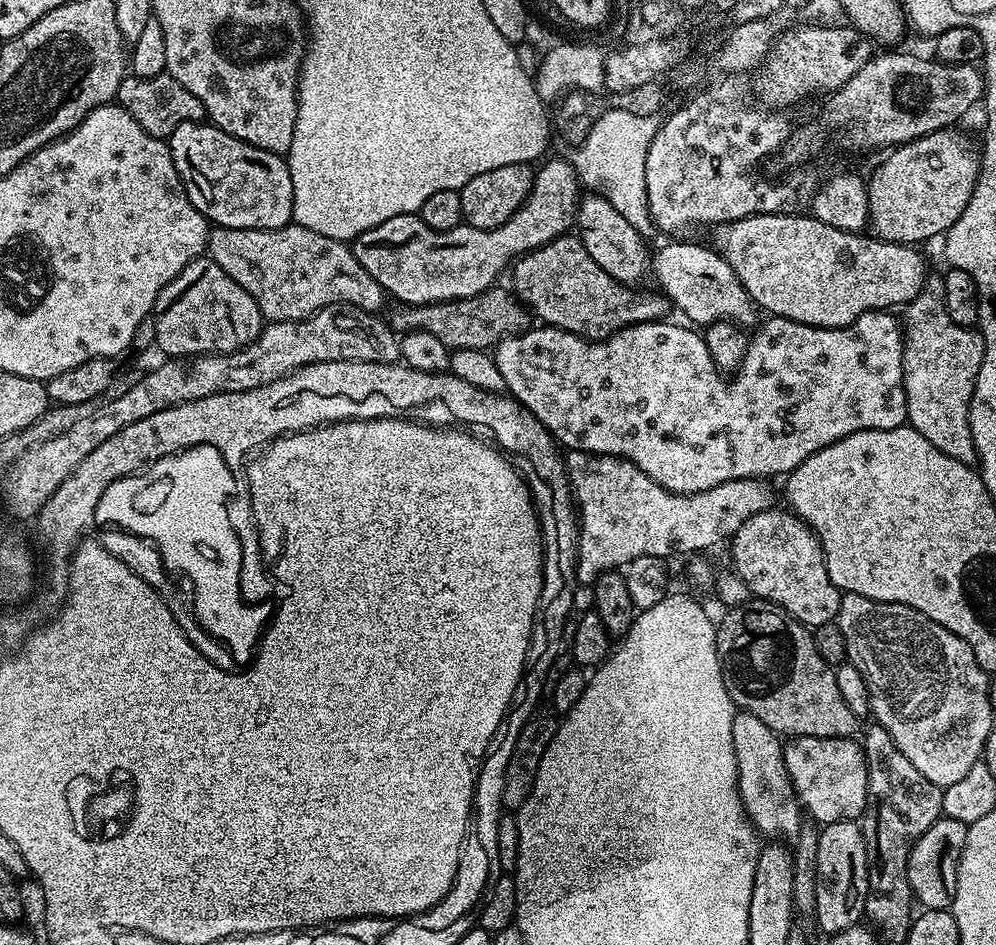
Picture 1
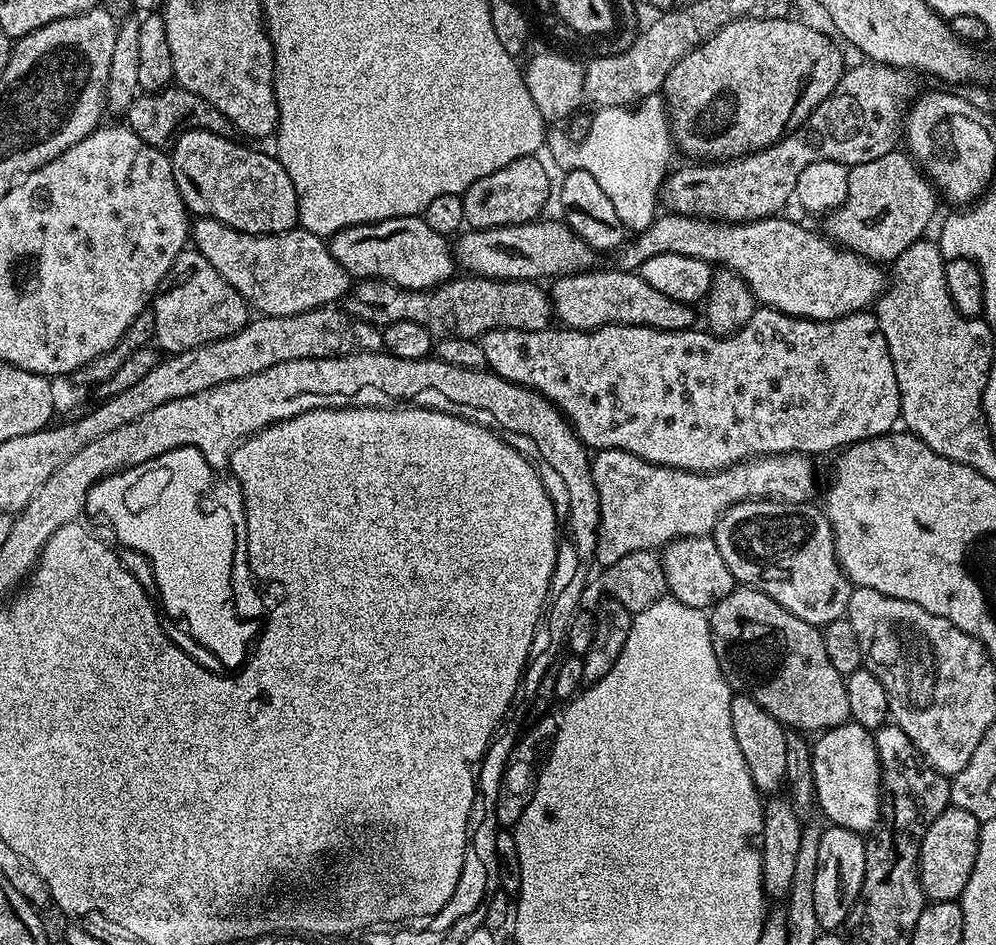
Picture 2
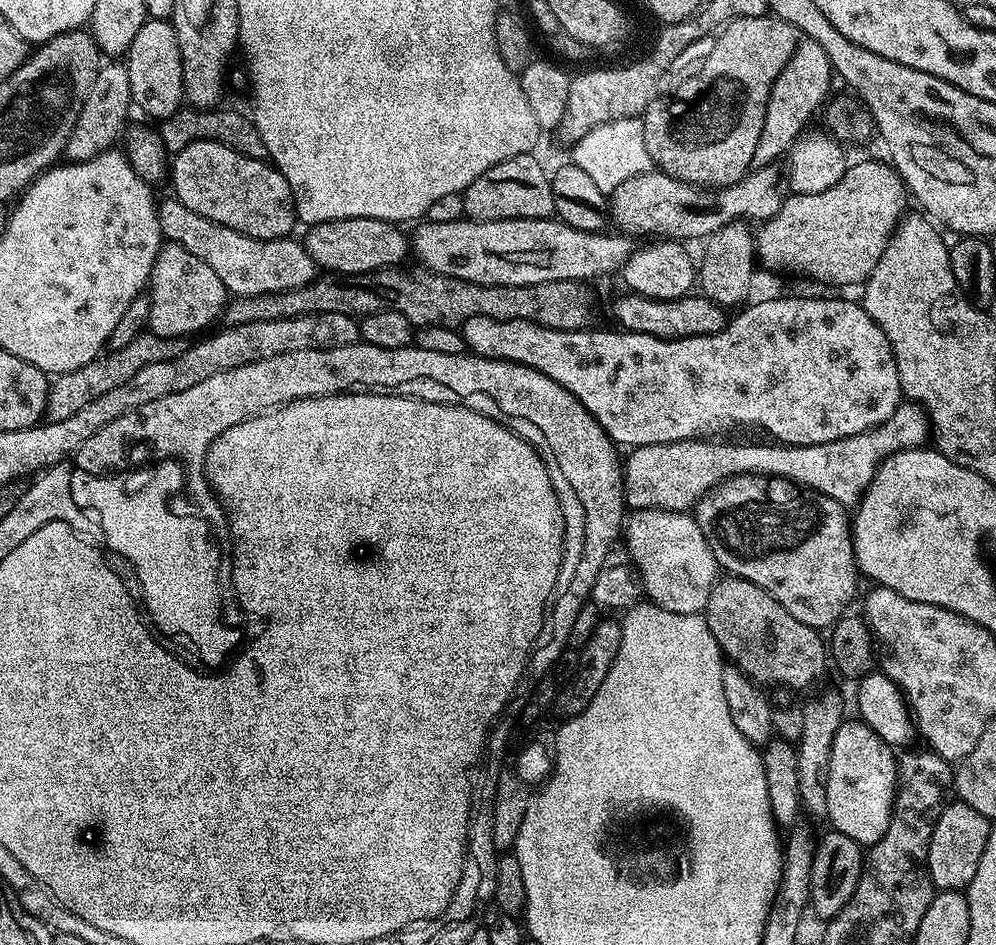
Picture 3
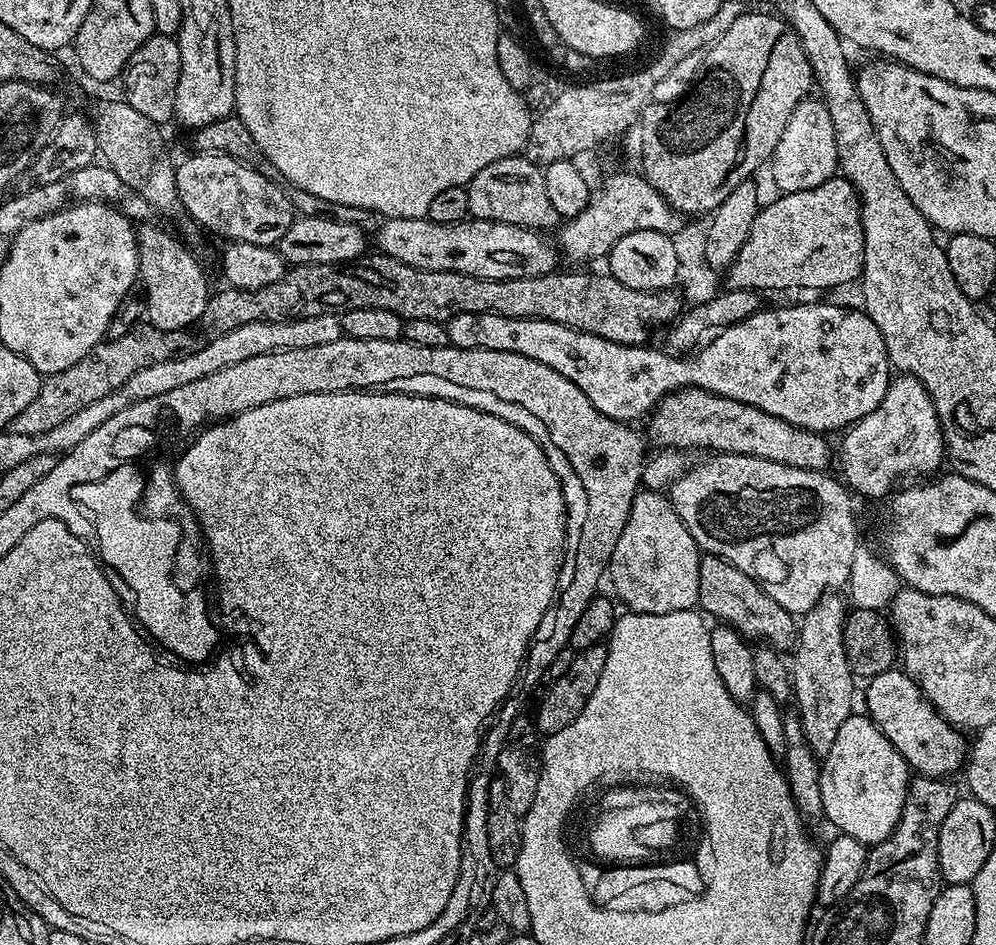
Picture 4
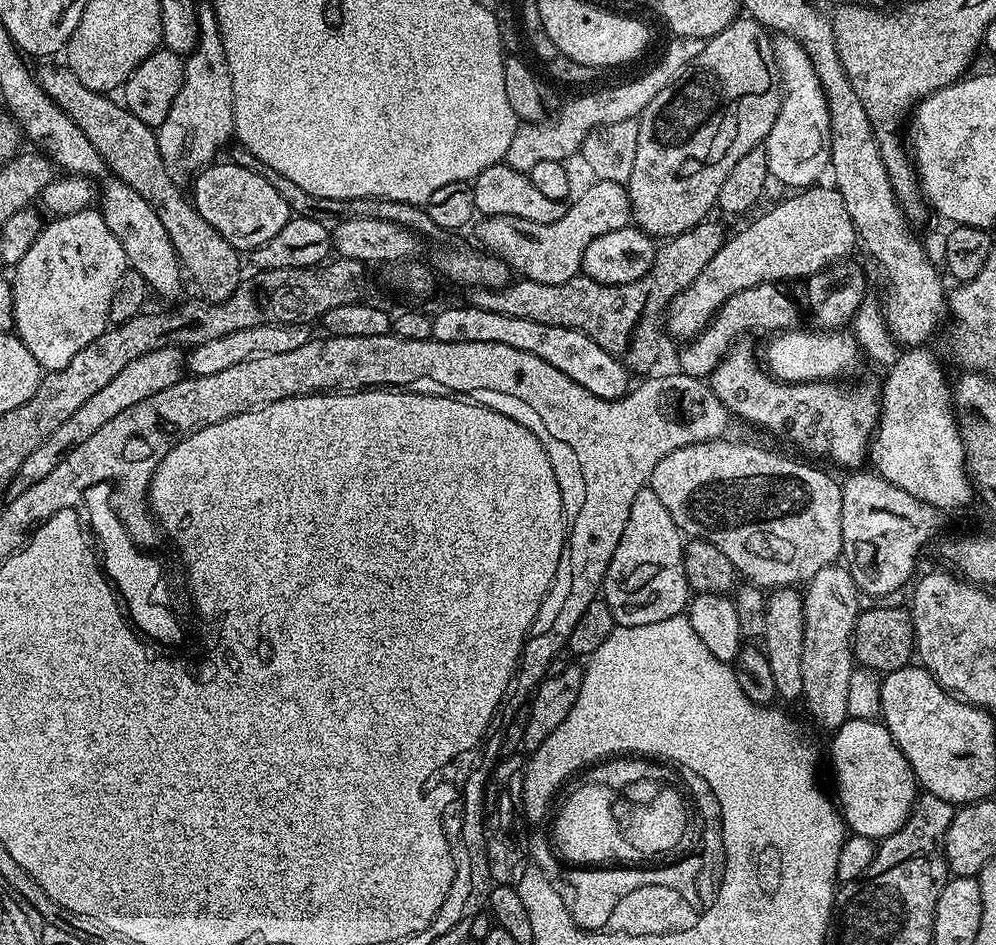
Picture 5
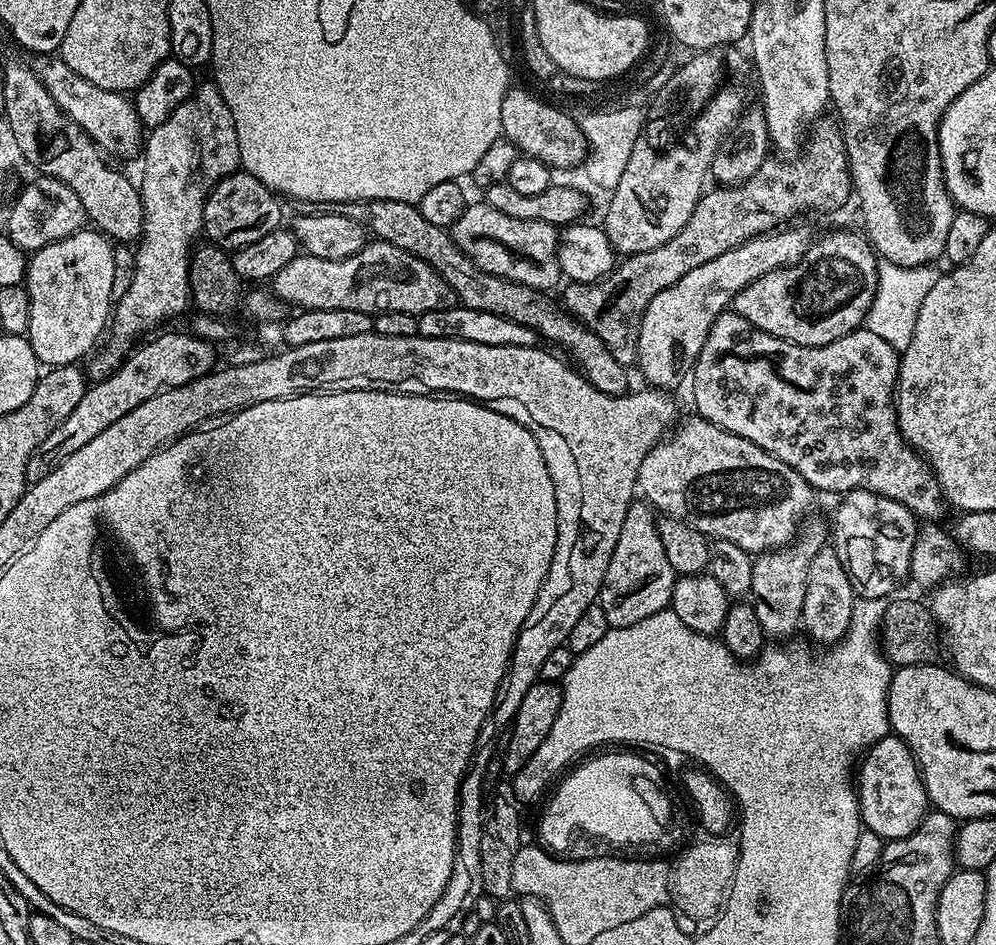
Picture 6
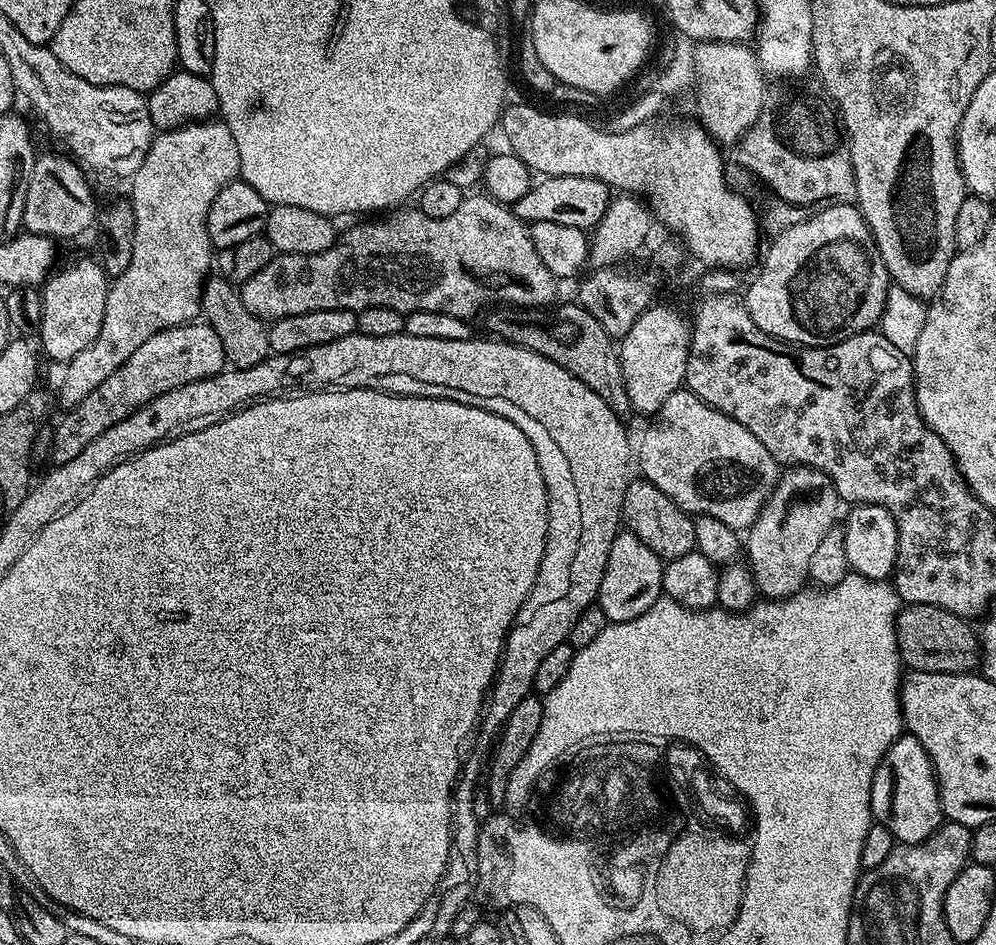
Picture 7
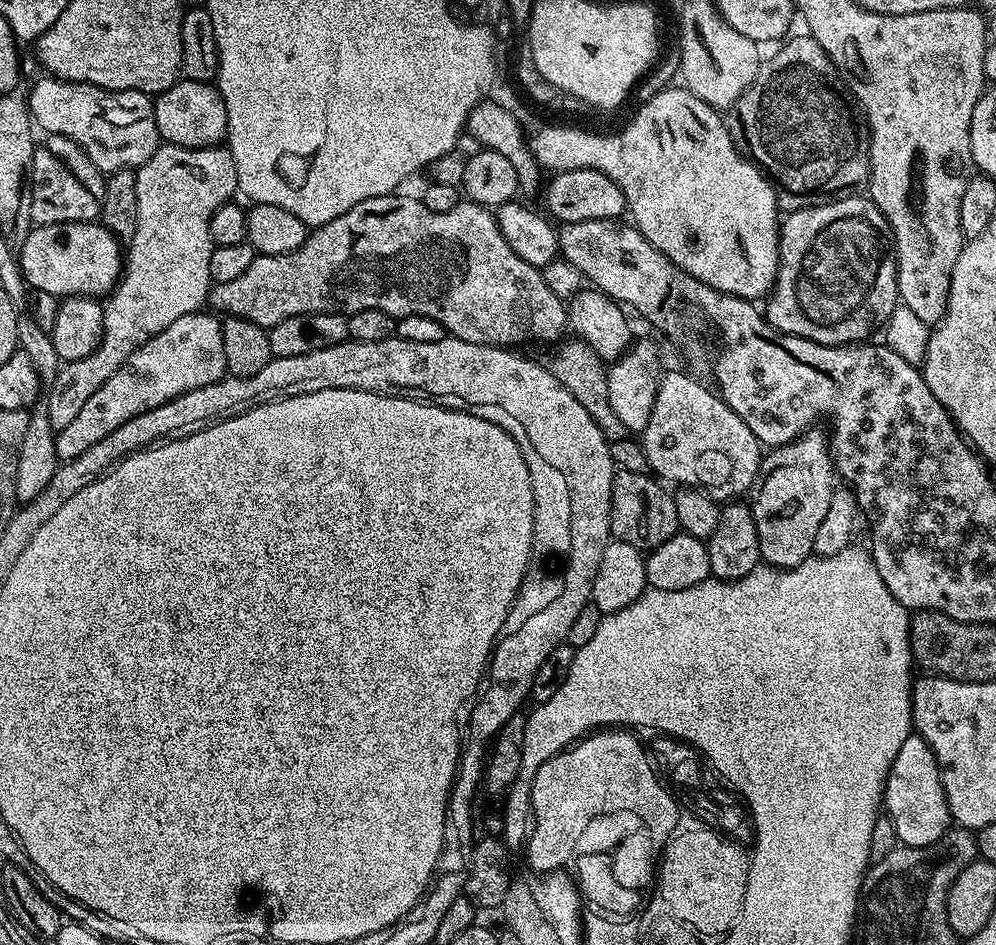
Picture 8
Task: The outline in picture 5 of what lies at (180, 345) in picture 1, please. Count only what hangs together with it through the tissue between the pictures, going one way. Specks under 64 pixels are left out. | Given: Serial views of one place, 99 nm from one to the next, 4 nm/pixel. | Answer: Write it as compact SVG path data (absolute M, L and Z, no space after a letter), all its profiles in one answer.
M108 178L104 188L102 184L98 192L98 211L102 214L106 226L110 226L114 238L122 242L129 268L142 274L142 278L155 295L157 292L168 300L174 299L179 294L180 287L186 284L186 277L180 267L178 254L170 242L170 234L166 234L166 226L162 226L162 218L158 218L150 202L146 202L146 198L138 194L138 190L126 186L126 182Z

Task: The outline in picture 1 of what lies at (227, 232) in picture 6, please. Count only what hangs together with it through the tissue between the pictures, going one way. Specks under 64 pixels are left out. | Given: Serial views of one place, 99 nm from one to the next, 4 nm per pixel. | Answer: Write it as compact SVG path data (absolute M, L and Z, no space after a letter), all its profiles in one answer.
M211 122L180 124L166 143L190 202L213 225L221 228L284 228L293 223L294 182L290 182L288 161L281 153L250 146Z

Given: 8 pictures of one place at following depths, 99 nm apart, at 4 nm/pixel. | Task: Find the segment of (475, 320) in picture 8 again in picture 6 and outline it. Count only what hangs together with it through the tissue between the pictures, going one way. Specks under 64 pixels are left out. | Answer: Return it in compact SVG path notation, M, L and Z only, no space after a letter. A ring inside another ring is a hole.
M480 202L480 204L469 203L467 207L465 207L464 213L458 218L458 222L452 225L450 231L452 233L452 241L457 244L457 246L460 247L460 249L463 250L483 272L489 272L495 276L504 276L510 282L518 282L522 286L530 286L531 288L538 288L541 290L549 290L548 288L554 287L559 280L562 280L560 263L558 262L558 254L556 253L556 245L558 243L557 225L538 222L537 220L519 220L518 218L510 218L510 214L502 214L502 210L494 210L494 206L490 206L486 202ZM373 239L365 243L358 254L341 260L323 260L298 254L270 281L271 291L293 309L358 310L375 317L381 312L405 312L418 317L423 312L447 305L450 289L442 277L425 260L419 260L406 250L398 250L385 240Z

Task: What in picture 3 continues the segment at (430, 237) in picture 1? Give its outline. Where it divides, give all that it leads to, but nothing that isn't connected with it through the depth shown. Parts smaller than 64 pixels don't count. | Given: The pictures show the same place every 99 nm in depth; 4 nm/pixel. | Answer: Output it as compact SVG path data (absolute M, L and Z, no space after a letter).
M350 218L349 220L331 220L321 224L311 225L307 229L308 237L303 237L304 249L314 258L317 269L328 274L343 274L344 276L363 276L375 274L381 268L394 268L403 265L403 260L410 256L410 236L403 232L399 223L390 220L375 220L374 218Z

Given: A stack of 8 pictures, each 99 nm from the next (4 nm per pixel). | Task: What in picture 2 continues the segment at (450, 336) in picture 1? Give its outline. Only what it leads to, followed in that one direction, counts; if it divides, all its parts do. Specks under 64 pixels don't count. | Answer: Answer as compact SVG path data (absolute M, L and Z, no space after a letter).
M487 276L463 277L465 280L453 278L436 288L410 290L389 284L387 280L375 281L376 297L372 304L368 300L343 301L344 311L359 320L369 321L377 326L393 324L409 320L418 322L418 326L426 326L433 337L457 336L467 340L475 340L485 336L495 328L513 328L537 332L553 323L552 297L547 291L540 289L539 283L531 280L489 280Z

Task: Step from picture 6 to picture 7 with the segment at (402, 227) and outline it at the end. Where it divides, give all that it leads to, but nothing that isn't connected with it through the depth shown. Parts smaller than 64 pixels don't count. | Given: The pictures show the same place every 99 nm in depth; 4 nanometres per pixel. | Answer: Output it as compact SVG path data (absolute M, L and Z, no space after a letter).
M559 304L543 308L497 307L492 310L497 312L487 313L488 328L492 331L489 333L509 344L521 344L526 350L534 350L542 354L542 358L550 358L550 362L558 362L562 370L590 386L590 390L603 398L606 406L613 408L617 416L627 417L630 409L622 382L617 341L604 329L602 322L594 318L594 314L585 310L583 304Z

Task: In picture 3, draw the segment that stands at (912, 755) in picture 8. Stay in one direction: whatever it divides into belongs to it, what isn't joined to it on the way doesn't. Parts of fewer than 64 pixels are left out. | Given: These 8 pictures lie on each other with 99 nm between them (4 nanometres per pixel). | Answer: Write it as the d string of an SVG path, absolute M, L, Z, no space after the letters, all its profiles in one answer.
M859 718L845 719L834 734L834 746L830 746L830 774L826 778L827 823L835 831L846 834L854 843L871 846L886 834L892 817L892 801L896 798L896 762L898 756L893 745L887 744L870 726Z

